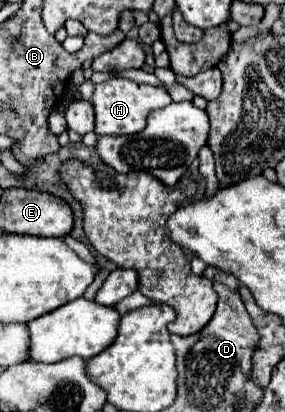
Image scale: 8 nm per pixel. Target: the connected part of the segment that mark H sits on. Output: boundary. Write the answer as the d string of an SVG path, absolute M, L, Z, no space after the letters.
M110 78L102 84L94 86L92 94L92 106L96 112L96 134L110 134L110 136L120 136L120 134L136 134L146 126L146 118L152 110L164 108L172 102L168 96L166 88L162 86L150 86L150 84L136 84L126 78Z

